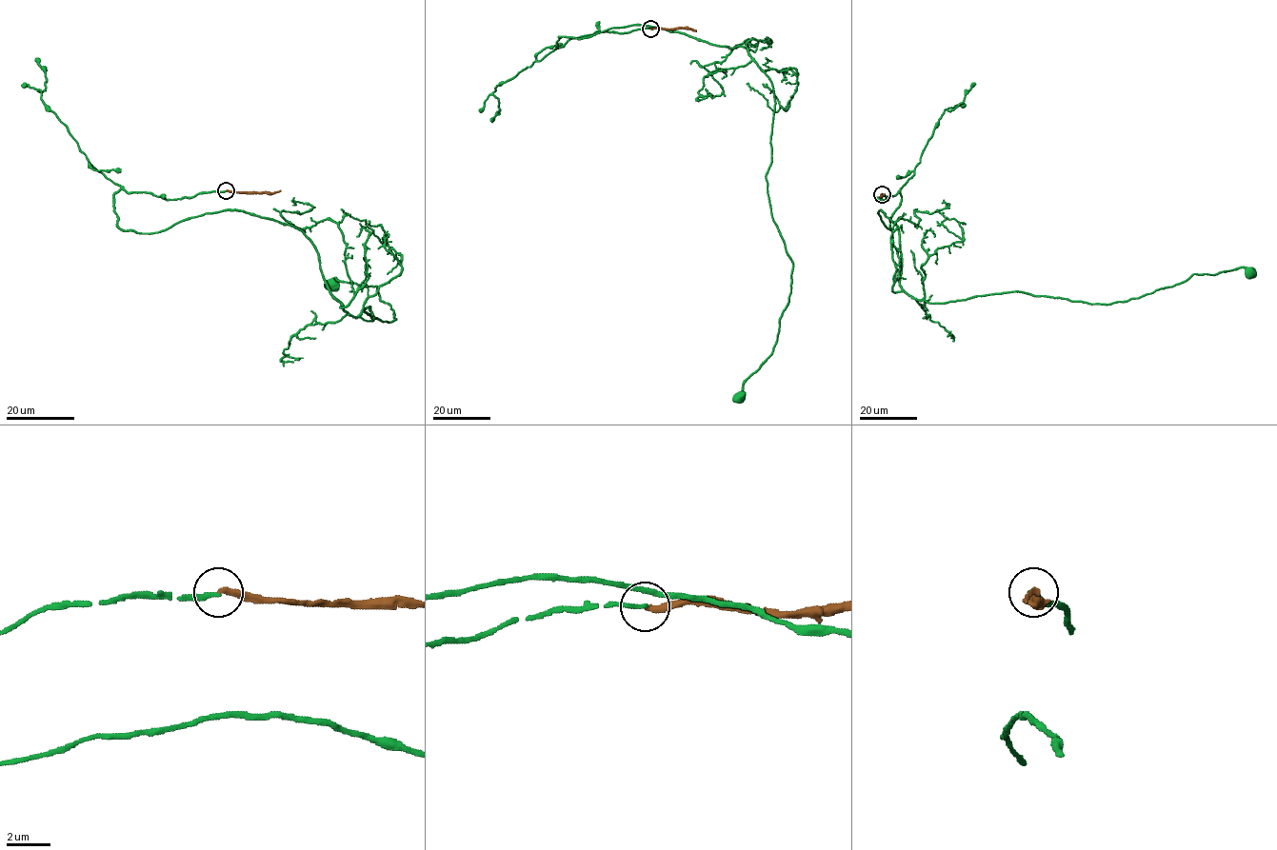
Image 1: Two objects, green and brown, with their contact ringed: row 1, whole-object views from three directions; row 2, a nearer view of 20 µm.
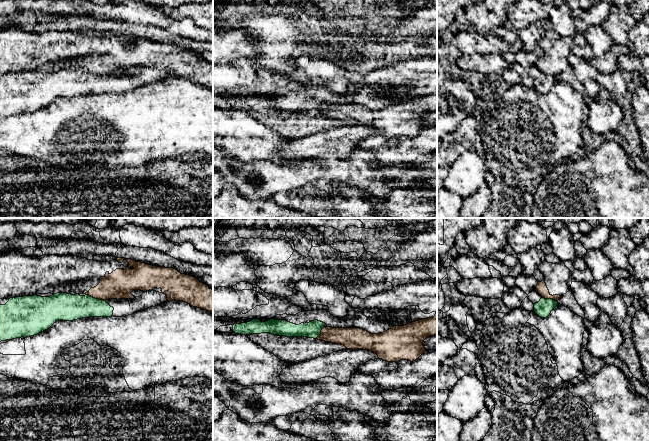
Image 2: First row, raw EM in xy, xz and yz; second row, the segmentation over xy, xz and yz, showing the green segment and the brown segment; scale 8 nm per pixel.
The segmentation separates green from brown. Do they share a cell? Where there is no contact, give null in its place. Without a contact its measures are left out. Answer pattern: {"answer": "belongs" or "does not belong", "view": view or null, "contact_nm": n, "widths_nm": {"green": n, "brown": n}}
{"answer": "does not belong", "view": "xy", "contact_nm": 150, "widths_nm": {"green": 220, "brown": 220}}

